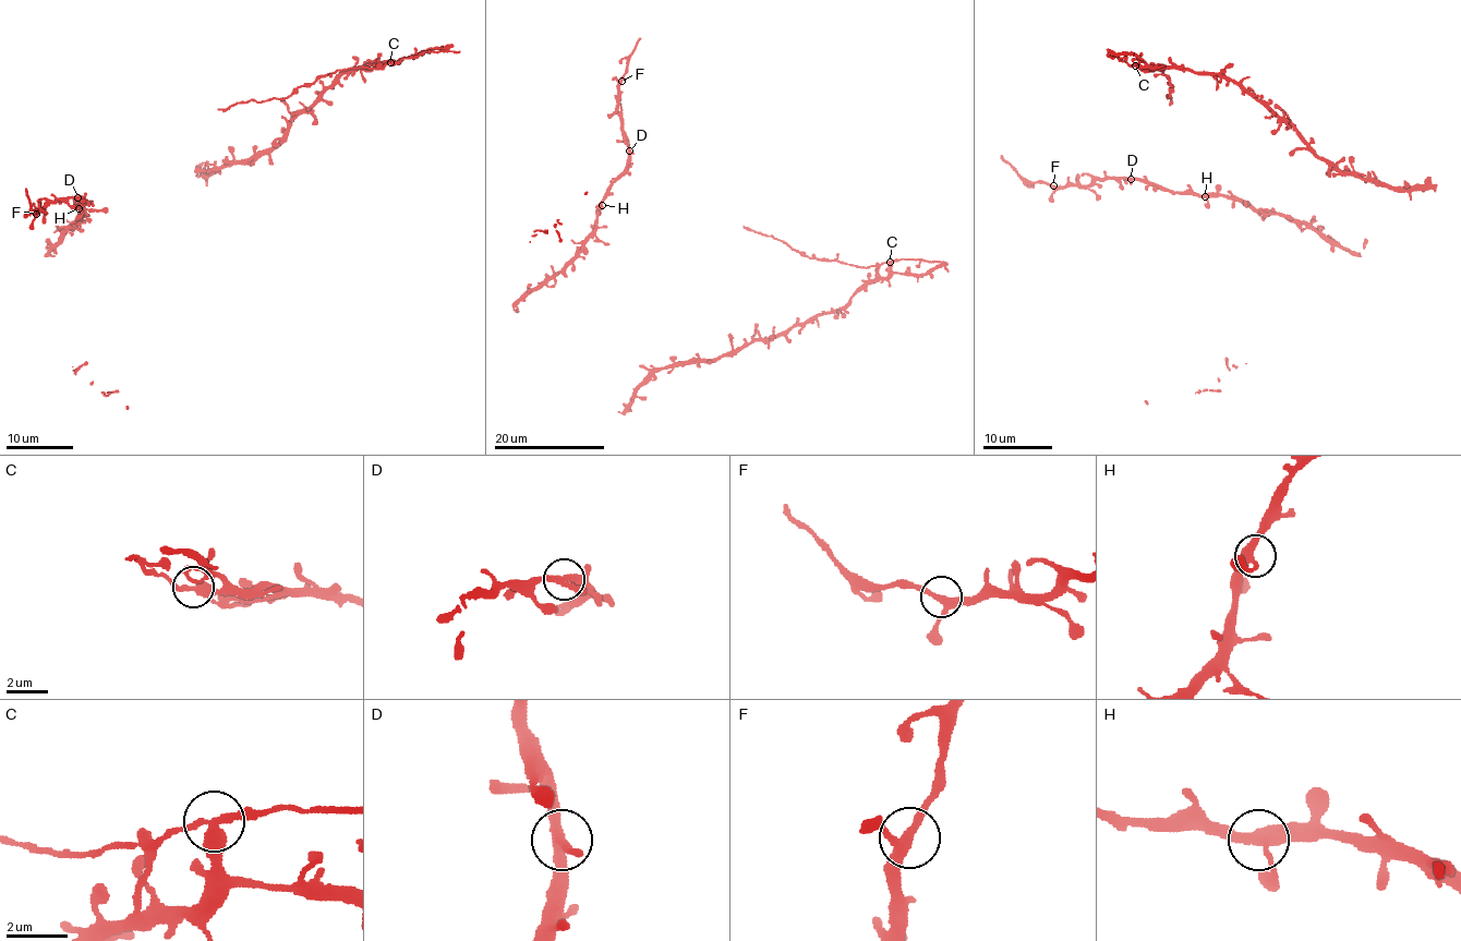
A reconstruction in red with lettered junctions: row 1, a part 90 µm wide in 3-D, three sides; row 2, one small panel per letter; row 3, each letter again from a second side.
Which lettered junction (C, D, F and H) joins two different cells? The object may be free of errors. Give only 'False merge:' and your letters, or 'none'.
False merge: C

